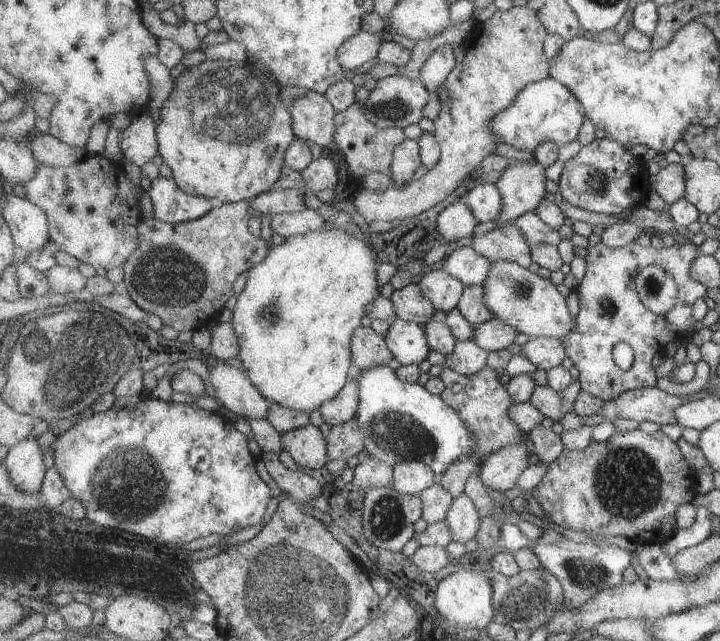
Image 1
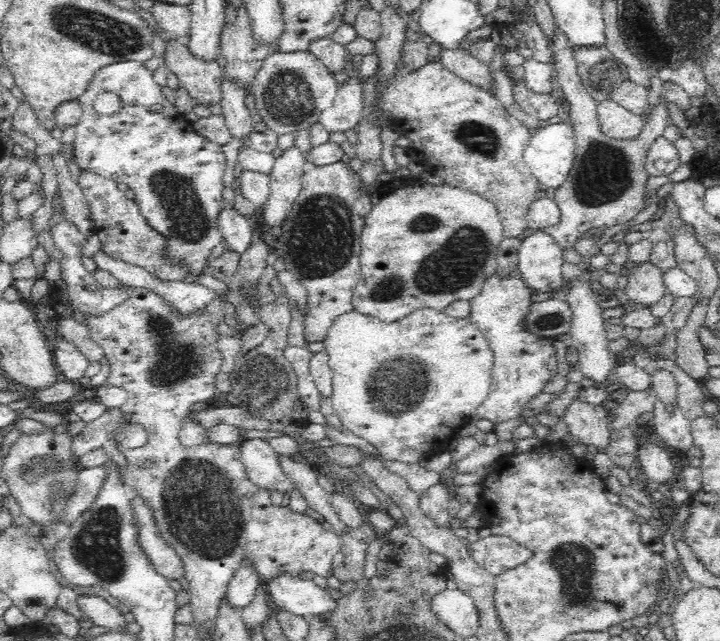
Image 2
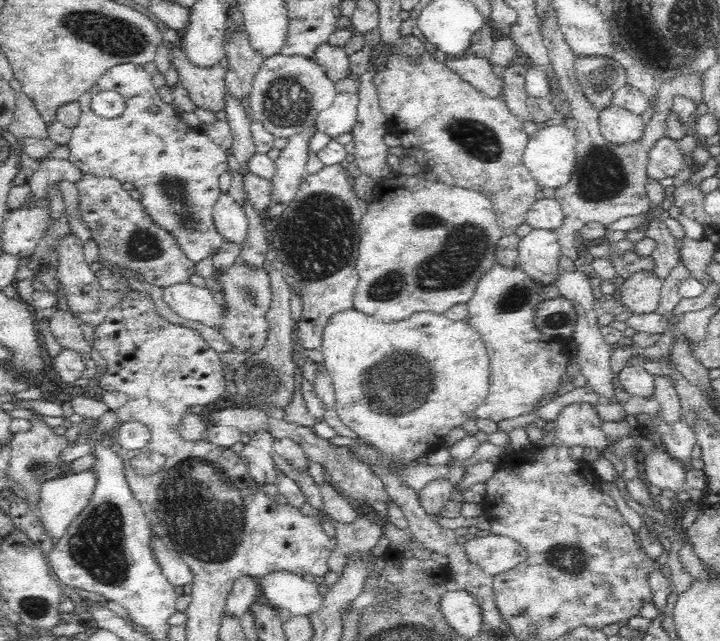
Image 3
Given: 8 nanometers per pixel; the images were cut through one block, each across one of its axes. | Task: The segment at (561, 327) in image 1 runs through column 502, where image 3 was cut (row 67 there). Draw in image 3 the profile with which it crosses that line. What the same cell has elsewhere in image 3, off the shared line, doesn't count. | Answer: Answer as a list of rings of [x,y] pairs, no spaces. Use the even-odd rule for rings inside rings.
[[[276,54],[261,64],[246,108],[250,119],[259,122],[274,138],[290,138],[314,125],[318,113],[332,105],[338,94],[334,83],[326,78],[322,67],[313,59]]]

